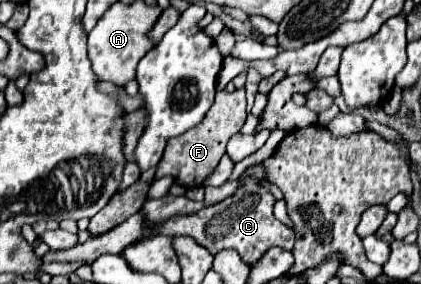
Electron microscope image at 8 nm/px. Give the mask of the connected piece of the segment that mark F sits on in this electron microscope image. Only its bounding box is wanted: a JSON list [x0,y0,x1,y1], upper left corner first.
[155,90,245,188]

